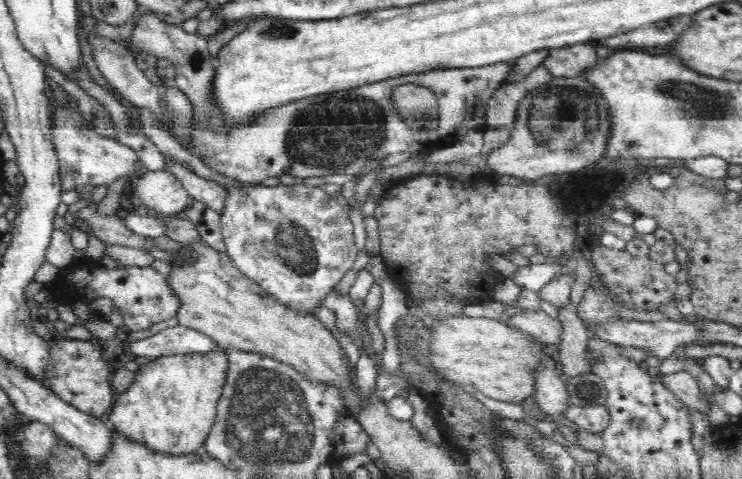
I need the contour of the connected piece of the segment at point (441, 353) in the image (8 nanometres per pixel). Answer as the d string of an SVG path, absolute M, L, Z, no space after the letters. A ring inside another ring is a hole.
M457 314L436 324L430 362L437 372L458 384L468 384L494 400L518 404L536 394L534 372L548 359L541 347L534 337L525 336L520 329L510 328L498 319Z

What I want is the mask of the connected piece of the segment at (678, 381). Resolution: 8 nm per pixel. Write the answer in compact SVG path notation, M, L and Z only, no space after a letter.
M680 371L666 375L662 374L661 376L670 392L676 393L688 408L709 414L708 399L702 395L690 373Z

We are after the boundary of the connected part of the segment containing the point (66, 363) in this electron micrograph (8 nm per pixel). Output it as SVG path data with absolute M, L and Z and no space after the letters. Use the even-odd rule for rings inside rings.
M68 339L66 348L53 346L50 353L53 364L42 376L50 389L62 400L95 417L102 416L110 406L113 406L114 390L111 385L113 373L110 373L109 365L101 358L101 349L97 342L90 344Z

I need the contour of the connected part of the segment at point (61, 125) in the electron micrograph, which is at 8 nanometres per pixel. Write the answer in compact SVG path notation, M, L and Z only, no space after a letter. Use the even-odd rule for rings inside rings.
M72 106L56 108L51 112L51 121L53 145L61 165L62 192L76 190L80 184L90 184L94 187L100 184L108 186L120 177L146 170L132 148L104 134L97 134L94 130L90 130L90 126L80 128L80 114L78 109L76 111L76 107L75 110L72 110Z

